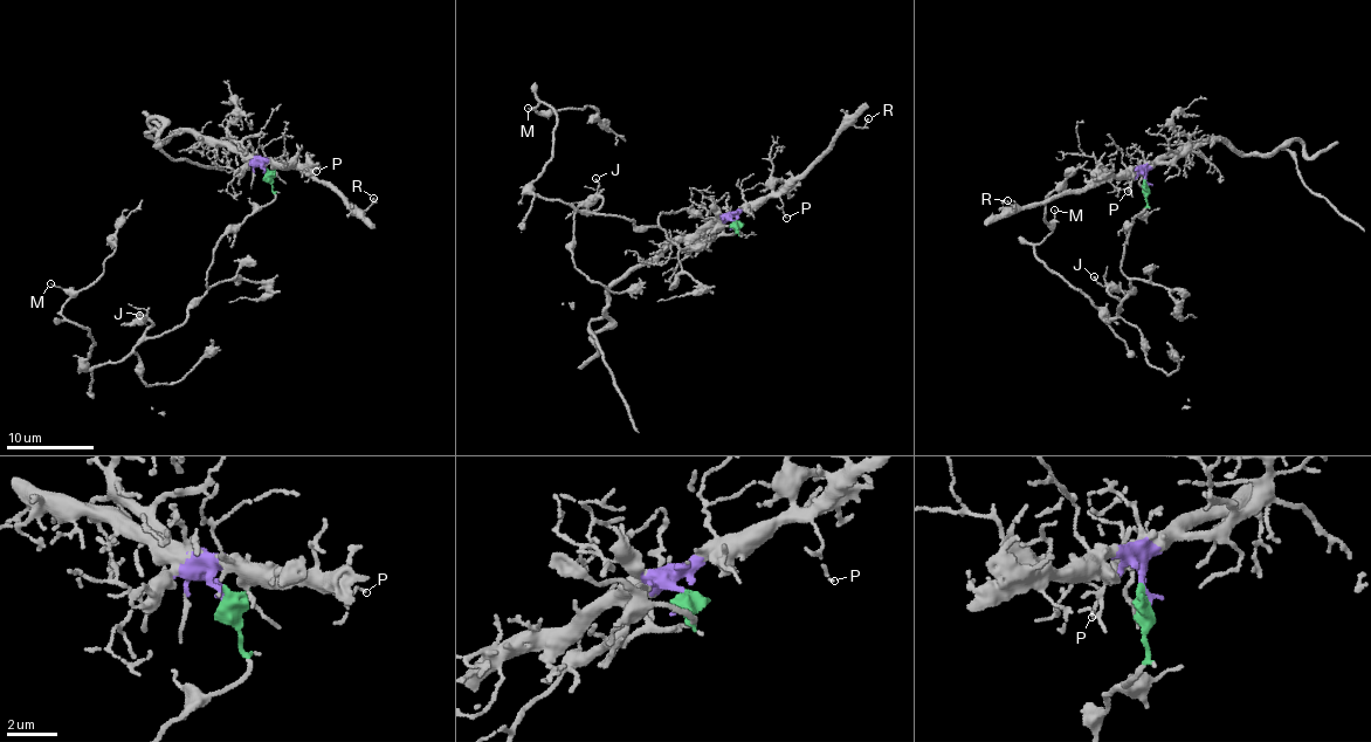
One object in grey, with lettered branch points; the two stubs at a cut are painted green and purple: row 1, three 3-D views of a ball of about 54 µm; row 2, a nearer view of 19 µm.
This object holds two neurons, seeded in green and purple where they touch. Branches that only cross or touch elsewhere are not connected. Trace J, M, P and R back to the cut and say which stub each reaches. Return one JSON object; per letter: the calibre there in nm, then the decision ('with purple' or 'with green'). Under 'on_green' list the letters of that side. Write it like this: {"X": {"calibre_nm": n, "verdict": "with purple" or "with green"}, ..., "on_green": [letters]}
{"J": {"calibre_nm": 120, "verdict": "with green"}, "M": {"calibre_nm": 100, "verdict": "with green"}, "P": {"calibre_nm": 90, "verdict": "with purple"}, "R": {"calibre_nm": 80, "verdict": "with purple"}, "on_green": ["J", "M"]}

